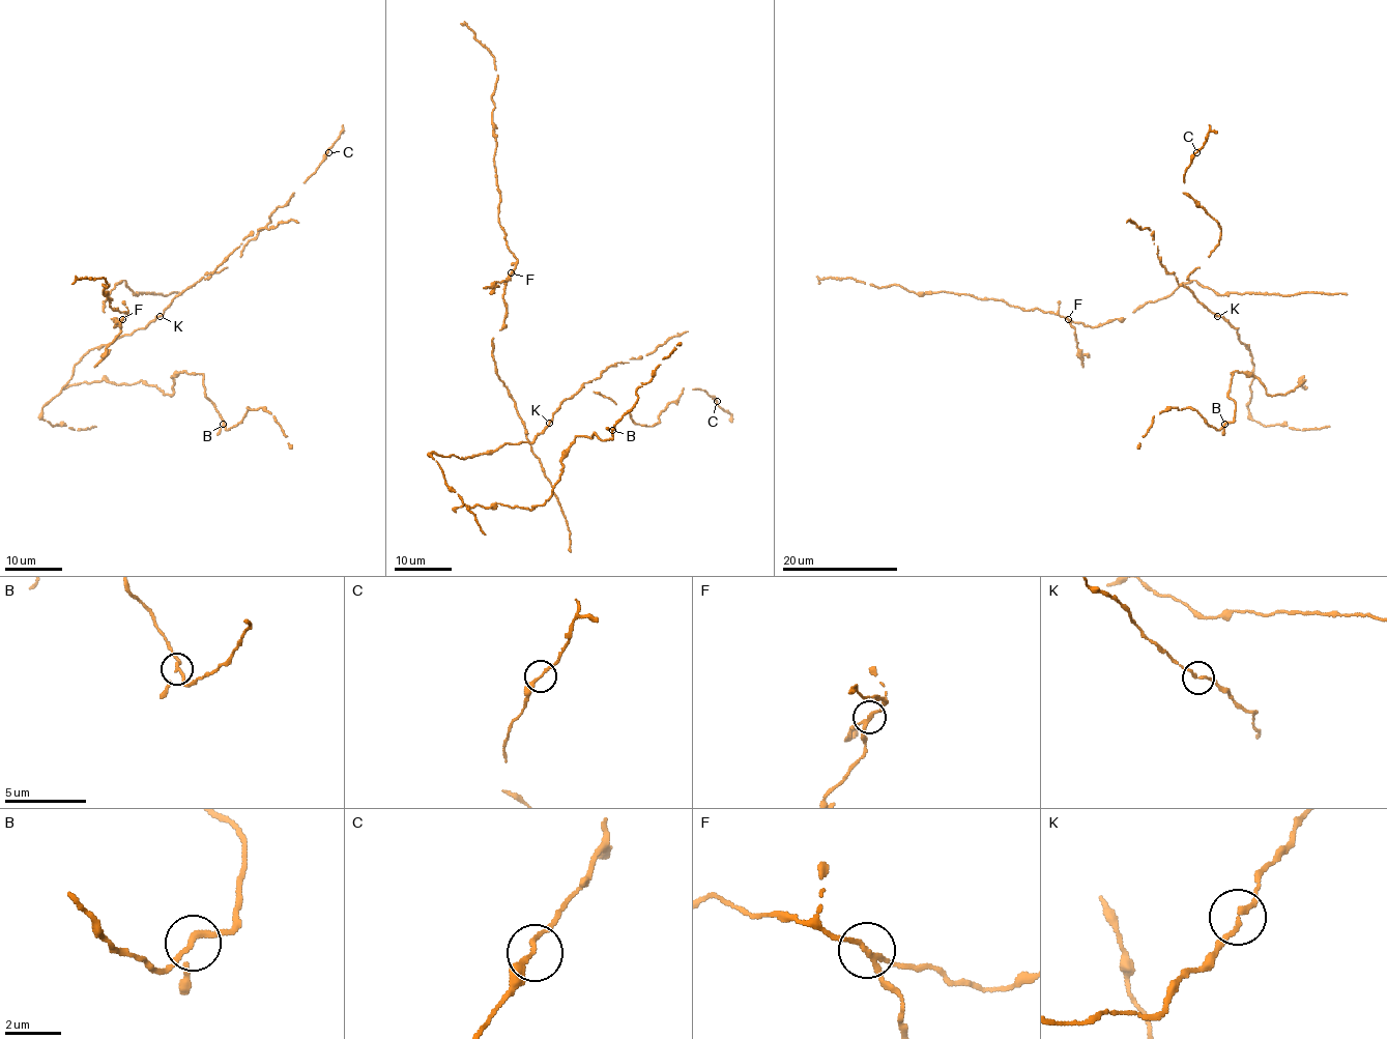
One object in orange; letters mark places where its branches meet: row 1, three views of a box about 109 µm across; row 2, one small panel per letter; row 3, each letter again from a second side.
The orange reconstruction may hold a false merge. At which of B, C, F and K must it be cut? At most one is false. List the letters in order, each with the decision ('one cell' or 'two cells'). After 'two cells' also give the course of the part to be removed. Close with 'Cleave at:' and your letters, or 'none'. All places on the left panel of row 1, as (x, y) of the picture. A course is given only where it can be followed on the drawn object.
B: one cell
C: one cell
F: two cells; foreign part runs (122, 319), (120, 333), (94, 367)
K: one cell
Cleave at: F

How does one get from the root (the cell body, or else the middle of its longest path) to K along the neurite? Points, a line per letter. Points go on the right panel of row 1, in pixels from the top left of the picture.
K: (1249, 349), (1238, 339), (1238, 328), (1217, 316)

